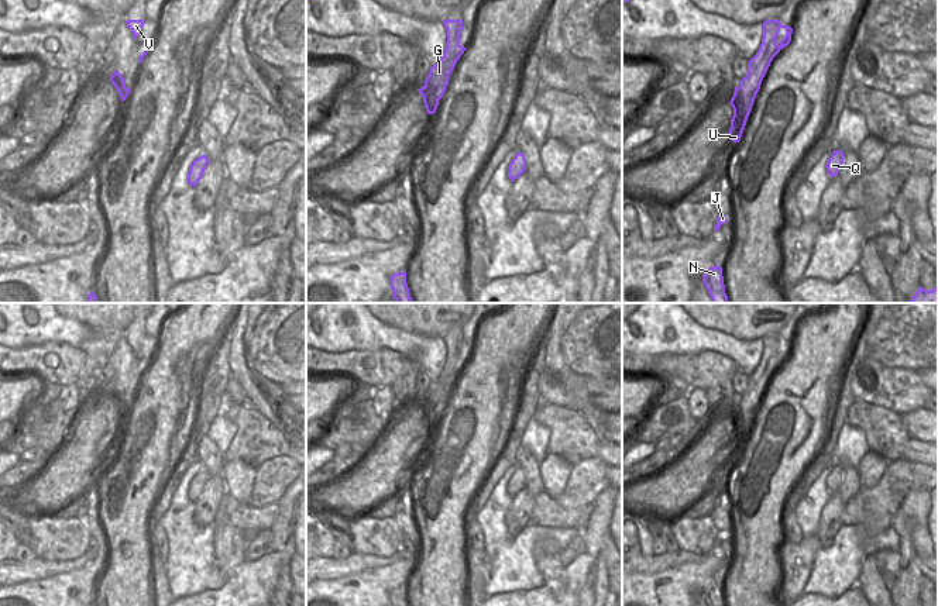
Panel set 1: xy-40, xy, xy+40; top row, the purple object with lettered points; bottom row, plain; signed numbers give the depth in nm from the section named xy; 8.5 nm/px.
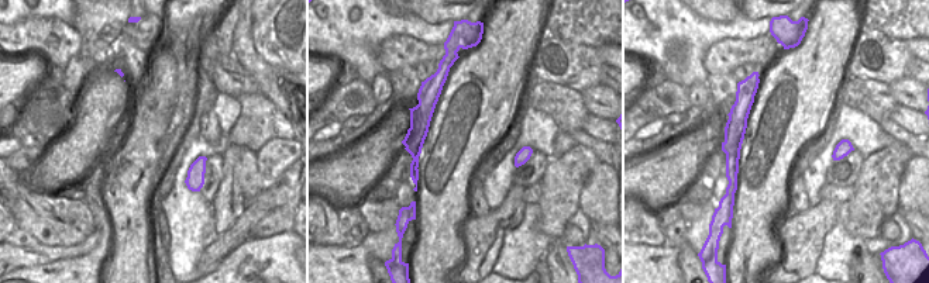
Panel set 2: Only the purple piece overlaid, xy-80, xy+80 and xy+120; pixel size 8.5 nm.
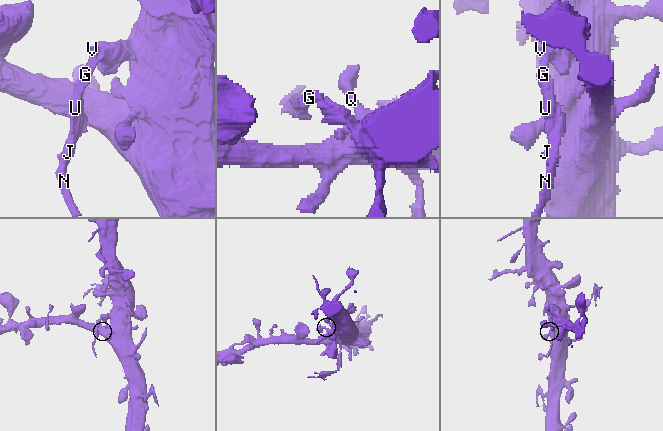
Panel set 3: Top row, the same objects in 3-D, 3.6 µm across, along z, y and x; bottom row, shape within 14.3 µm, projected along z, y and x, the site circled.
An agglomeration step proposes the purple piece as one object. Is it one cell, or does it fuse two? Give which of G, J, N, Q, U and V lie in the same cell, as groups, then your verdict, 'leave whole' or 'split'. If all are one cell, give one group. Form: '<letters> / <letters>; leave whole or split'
G J N U / Q V; split

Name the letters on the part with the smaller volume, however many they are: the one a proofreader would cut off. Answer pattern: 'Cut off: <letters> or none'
Cut off: G, J, N, U

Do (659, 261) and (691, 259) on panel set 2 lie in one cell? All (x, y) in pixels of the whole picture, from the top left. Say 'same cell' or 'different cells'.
different cells

